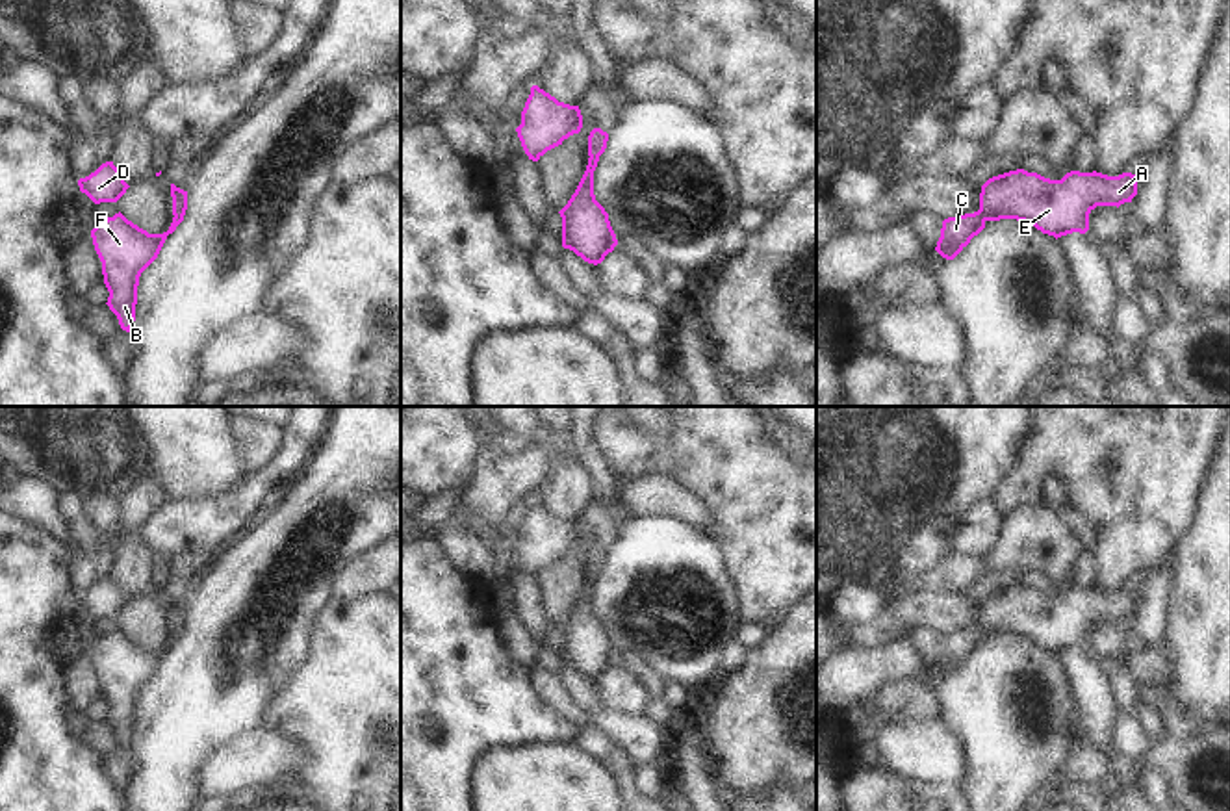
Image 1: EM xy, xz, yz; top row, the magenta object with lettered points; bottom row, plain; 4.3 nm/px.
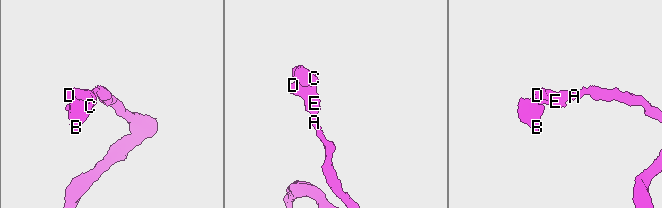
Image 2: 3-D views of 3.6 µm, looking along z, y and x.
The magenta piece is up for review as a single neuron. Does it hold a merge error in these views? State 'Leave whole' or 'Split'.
Leave whole.

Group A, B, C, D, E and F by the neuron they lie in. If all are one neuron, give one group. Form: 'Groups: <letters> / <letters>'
Groups: A B C D E F.

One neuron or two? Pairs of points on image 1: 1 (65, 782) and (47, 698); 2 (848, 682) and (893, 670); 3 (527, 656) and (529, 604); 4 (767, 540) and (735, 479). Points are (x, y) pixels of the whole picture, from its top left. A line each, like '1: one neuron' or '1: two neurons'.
1: one neuron
2: one neuron
3: two neurons
4: one neuron

